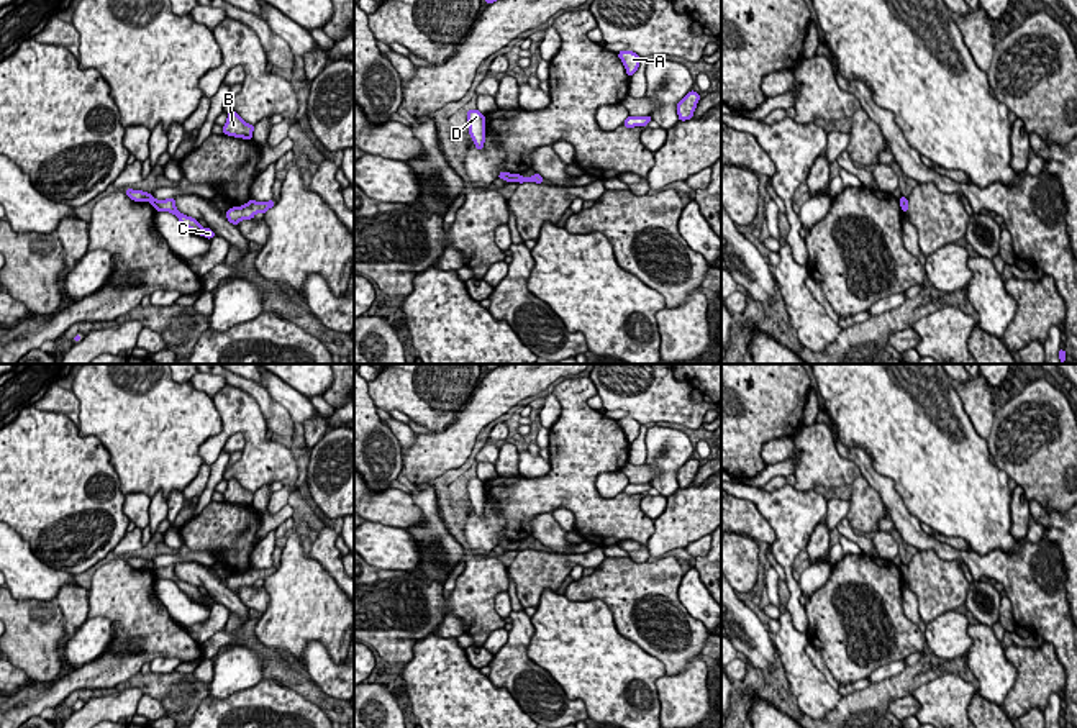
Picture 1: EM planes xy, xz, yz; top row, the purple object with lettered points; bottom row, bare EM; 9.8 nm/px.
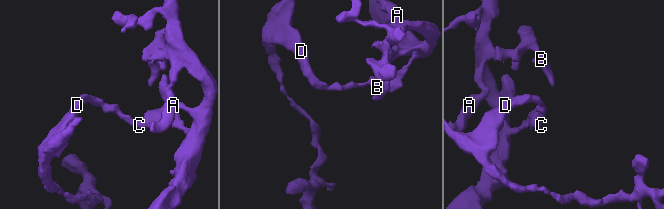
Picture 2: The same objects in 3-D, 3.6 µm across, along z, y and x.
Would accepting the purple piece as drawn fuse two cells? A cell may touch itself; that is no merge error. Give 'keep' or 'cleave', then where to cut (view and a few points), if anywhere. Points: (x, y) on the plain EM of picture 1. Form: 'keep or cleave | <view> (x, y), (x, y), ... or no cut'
cleave | xz (520, 543), (517, 548)

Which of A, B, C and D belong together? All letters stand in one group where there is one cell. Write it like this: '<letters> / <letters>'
A B C / D

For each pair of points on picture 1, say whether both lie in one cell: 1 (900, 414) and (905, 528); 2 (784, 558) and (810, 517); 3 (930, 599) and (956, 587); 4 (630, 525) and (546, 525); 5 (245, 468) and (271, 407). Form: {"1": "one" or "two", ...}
{"1": "two", "2": "one", "3": "one", "4": "two", "5": "two"}

